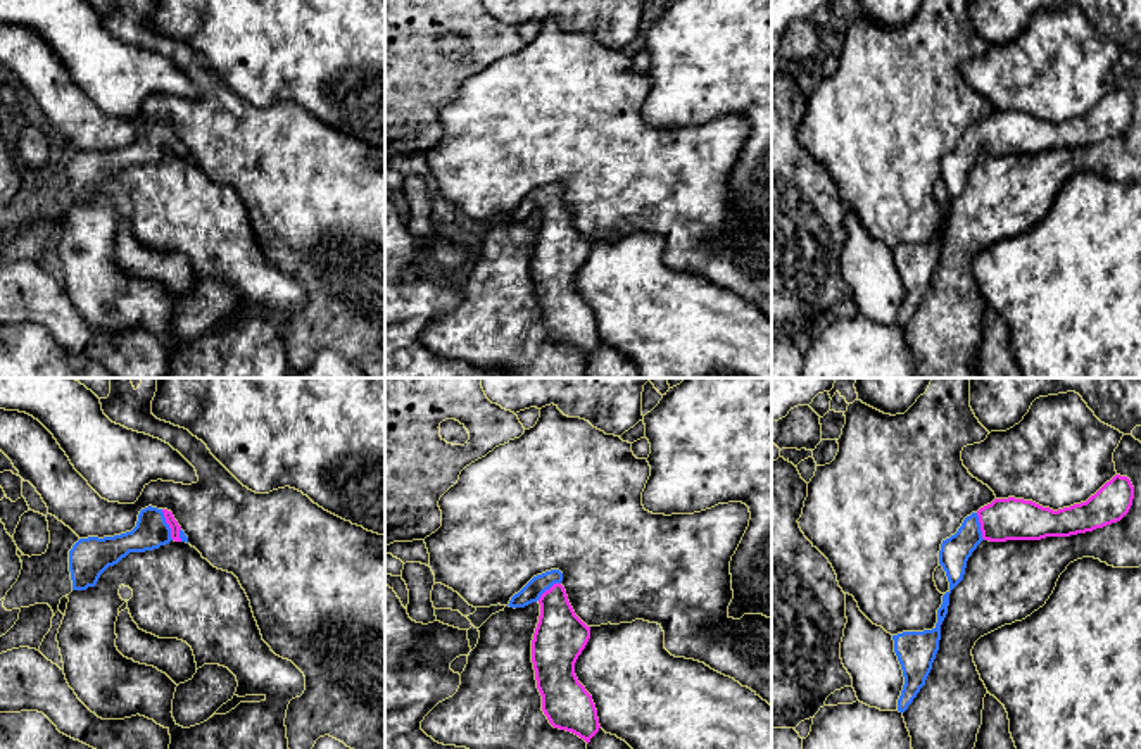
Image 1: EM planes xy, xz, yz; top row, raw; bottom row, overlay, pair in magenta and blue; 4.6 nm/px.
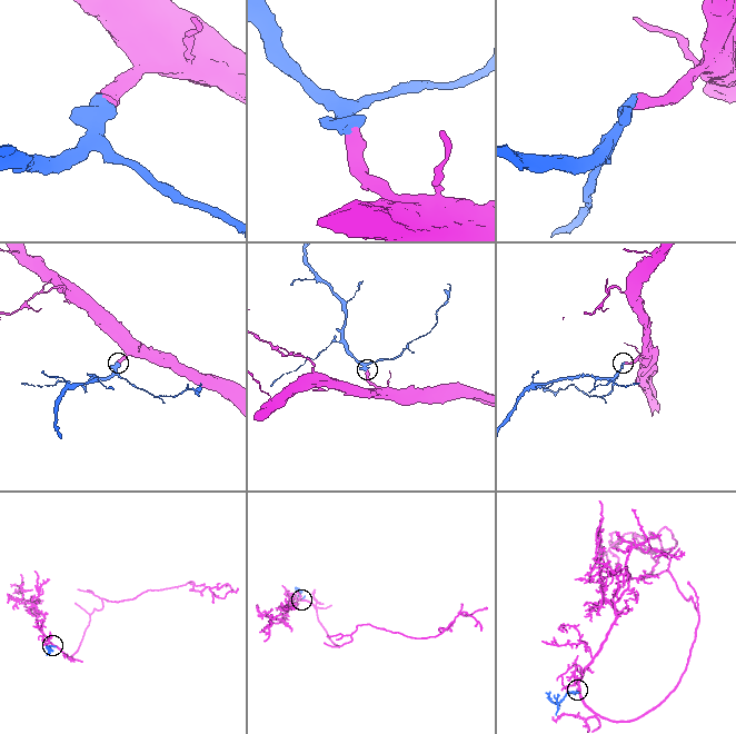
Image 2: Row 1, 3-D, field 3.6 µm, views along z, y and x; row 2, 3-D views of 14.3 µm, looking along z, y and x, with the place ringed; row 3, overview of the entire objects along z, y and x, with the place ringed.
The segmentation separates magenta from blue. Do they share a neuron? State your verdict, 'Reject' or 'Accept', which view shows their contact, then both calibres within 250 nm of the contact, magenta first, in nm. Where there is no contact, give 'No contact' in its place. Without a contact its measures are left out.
Accept. Touches magenta in xy. Thickness 50 nm (magenta) against 160 nm

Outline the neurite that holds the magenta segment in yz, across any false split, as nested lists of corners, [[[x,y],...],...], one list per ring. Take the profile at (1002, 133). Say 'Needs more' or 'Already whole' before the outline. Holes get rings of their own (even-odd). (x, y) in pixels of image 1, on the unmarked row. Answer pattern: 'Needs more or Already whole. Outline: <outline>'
Needs more. Outline: [[[1115,88],[1086,116],[1058,124],[1032,114],[1008,110],[994,112],[967,129],[958,145],[941,157],[939,178],[946,185],[949,204],[942,209],[936,240],[892,249],[894,266],[905,290],[898,324],[905,326],[925,299],[939,264],[941,238],[948,228],[949,207],[963,193],[967,174],[982,154],[1041,154],[1093,145],[1120,135],[1129,126],[1132,112],[1131,93]]]

